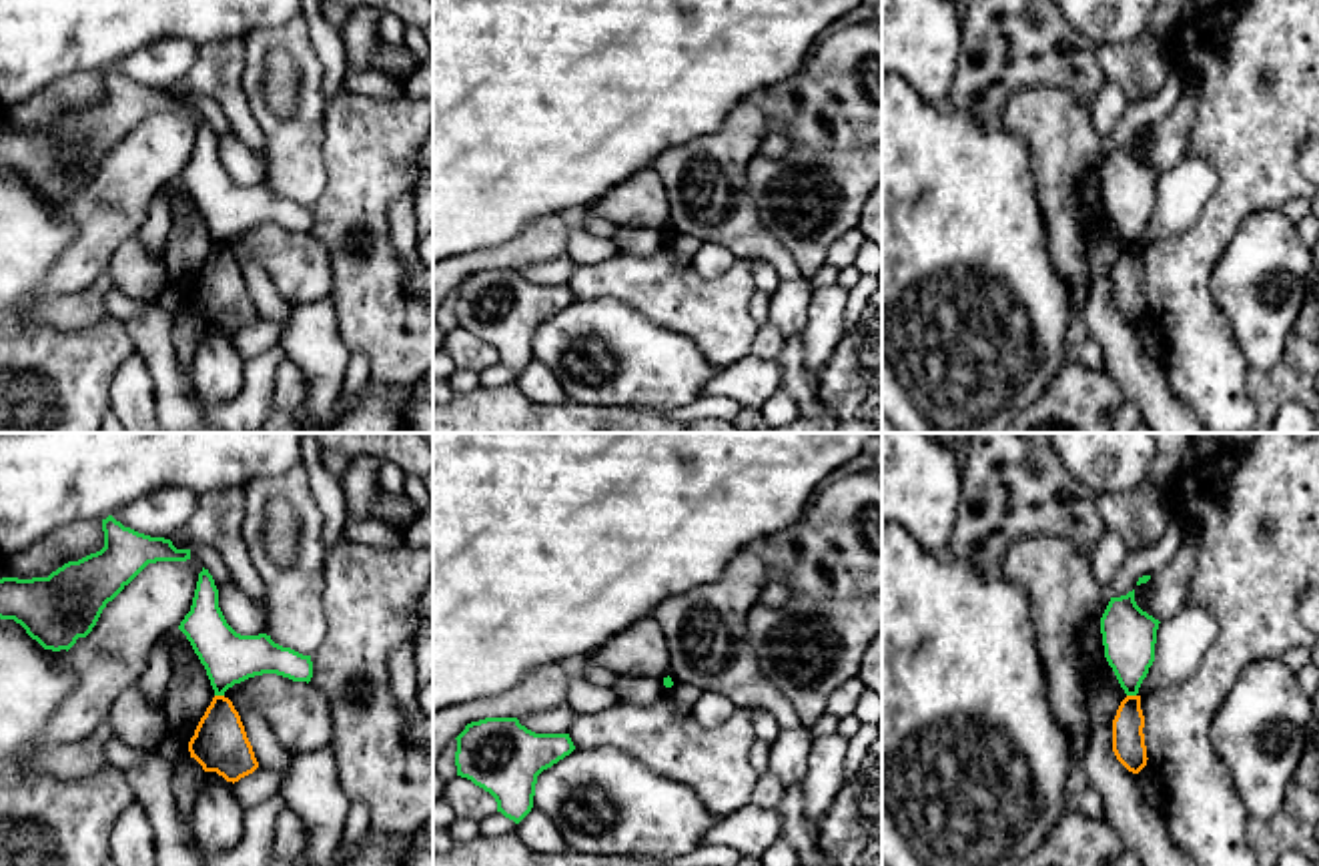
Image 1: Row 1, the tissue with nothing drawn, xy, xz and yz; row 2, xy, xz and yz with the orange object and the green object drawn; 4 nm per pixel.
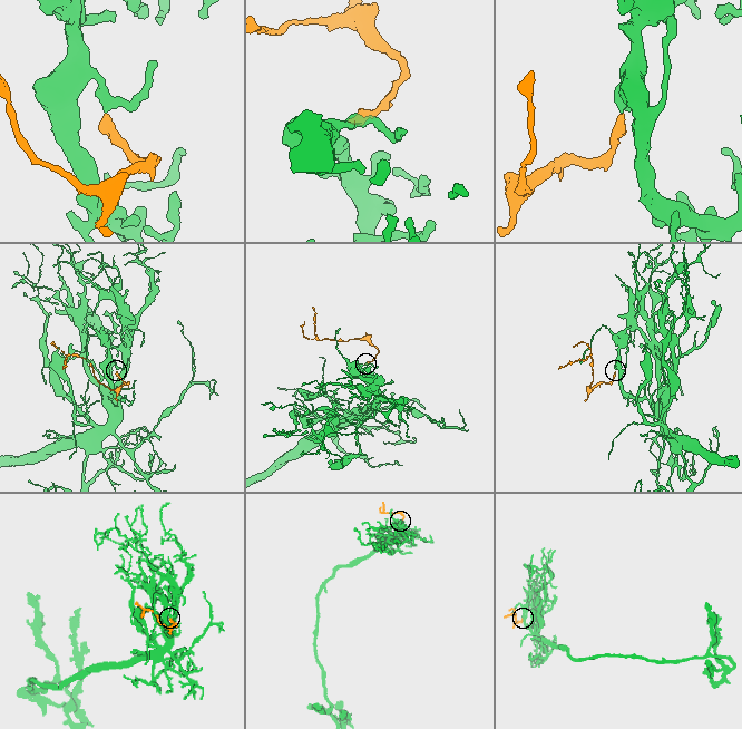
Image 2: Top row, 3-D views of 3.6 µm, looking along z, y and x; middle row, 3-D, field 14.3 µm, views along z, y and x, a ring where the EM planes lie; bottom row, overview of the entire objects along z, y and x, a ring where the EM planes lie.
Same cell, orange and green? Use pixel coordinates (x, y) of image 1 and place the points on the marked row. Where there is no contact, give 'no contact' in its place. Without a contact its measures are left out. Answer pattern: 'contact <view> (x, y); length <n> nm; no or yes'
contact xy (219, 696); length 40 nm; no

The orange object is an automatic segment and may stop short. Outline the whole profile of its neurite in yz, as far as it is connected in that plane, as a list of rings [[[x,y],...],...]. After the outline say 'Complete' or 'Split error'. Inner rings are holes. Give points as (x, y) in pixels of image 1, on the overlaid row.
[[[1127,696],[1113,720],[1113,752],[1117,760],[1133,774],[1147,766],[1145,716],[1141,696]]]. Complete

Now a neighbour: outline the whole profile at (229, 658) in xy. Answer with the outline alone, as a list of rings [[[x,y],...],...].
[[[208,569],[198,573],[190,611],[178,629],[190,641],[206,670],[214,696],[249,678],[277,674],[293,682],[311,682],[313,662],[291,647],[283,647],[267,633],[241,635],[218,607],[218,589]]]

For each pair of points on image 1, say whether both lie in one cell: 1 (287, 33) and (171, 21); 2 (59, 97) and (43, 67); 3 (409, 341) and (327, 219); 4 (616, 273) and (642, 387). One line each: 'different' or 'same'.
1: different
2: different
3: same
4: different

